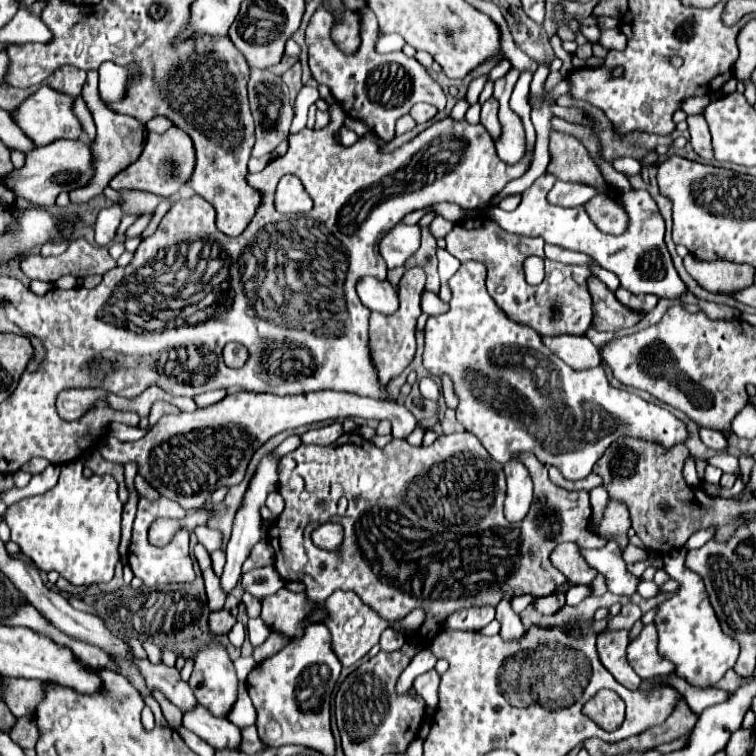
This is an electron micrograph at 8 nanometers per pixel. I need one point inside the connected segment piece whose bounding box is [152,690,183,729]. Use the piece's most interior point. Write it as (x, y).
(173, 715)

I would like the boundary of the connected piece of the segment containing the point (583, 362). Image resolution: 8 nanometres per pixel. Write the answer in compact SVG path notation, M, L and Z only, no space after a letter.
M542 336L542 342L574 370L586 370L600 364L598 348L586 336Z

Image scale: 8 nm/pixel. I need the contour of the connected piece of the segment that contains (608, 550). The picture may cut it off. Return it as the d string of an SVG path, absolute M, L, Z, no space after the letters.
M610 540L606 548L598 548L598 550L580 548L580 554L592 568L596 568L600 574L604 574L604 578L608 582L608 590L612 594L630 596L636 592L638 578L626 570L626 564L622 560L622 550L616 540Z

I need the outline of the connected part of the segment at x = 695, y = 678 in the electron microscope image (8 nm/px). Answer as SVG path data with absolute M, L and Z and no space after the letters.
M686 548L662 554L664 572L678 582L678 592L658 604L654 624L658 630L658 652L674 664L674 674L696 688L714 686L738 658L738 642L722 632L720 622L710 606L702 578L684 566Z

